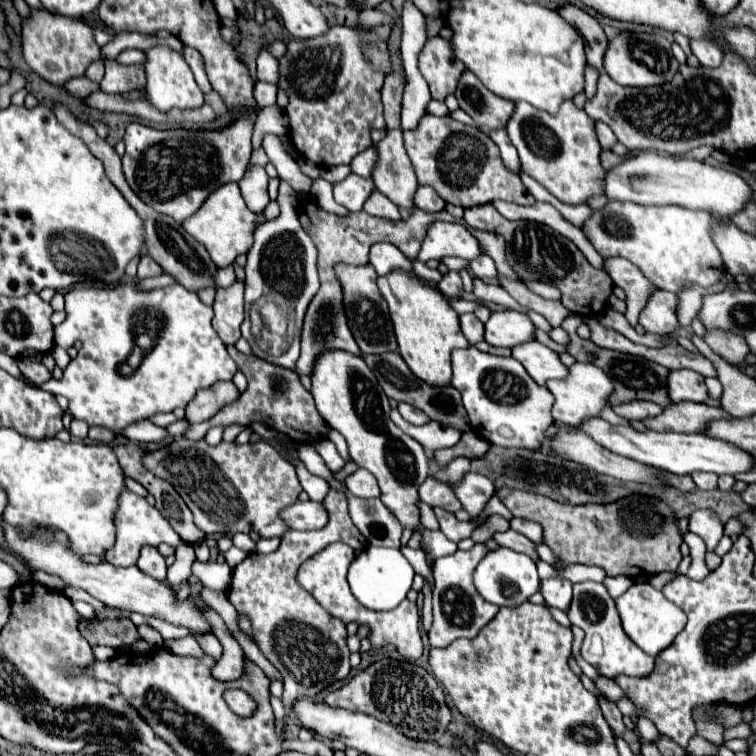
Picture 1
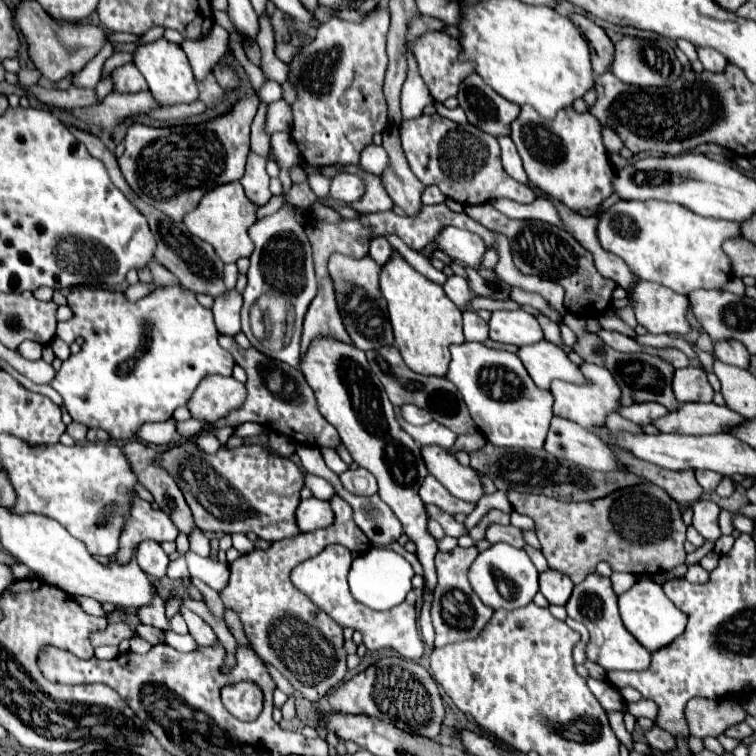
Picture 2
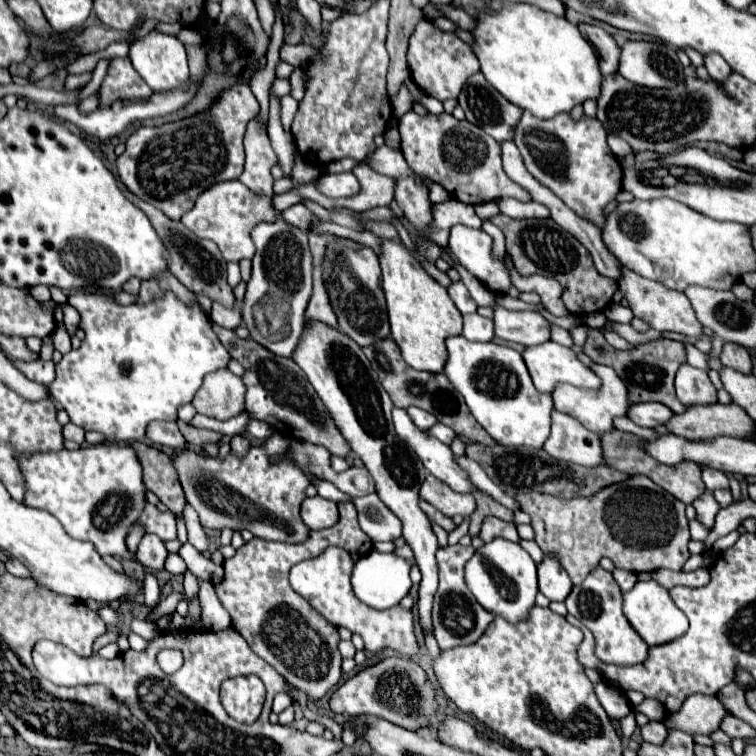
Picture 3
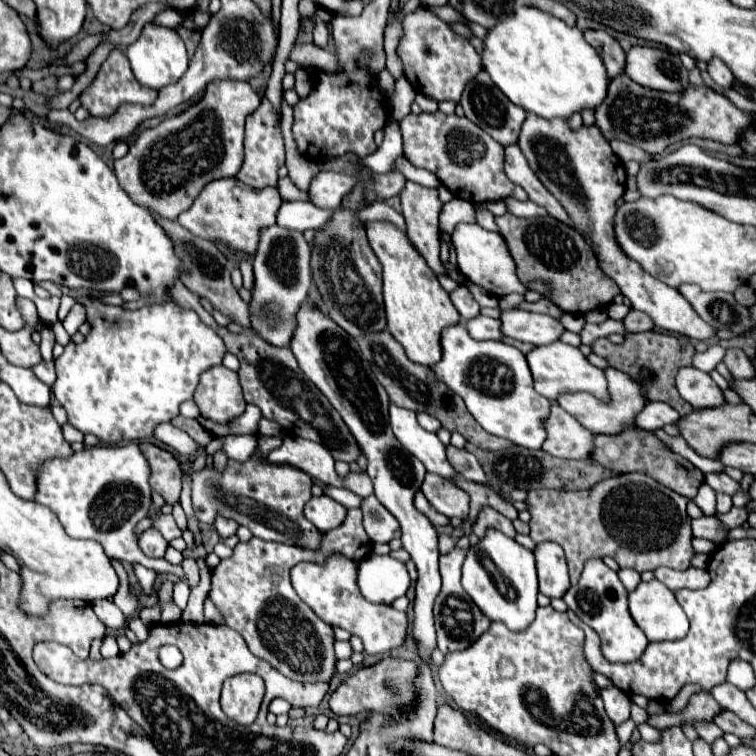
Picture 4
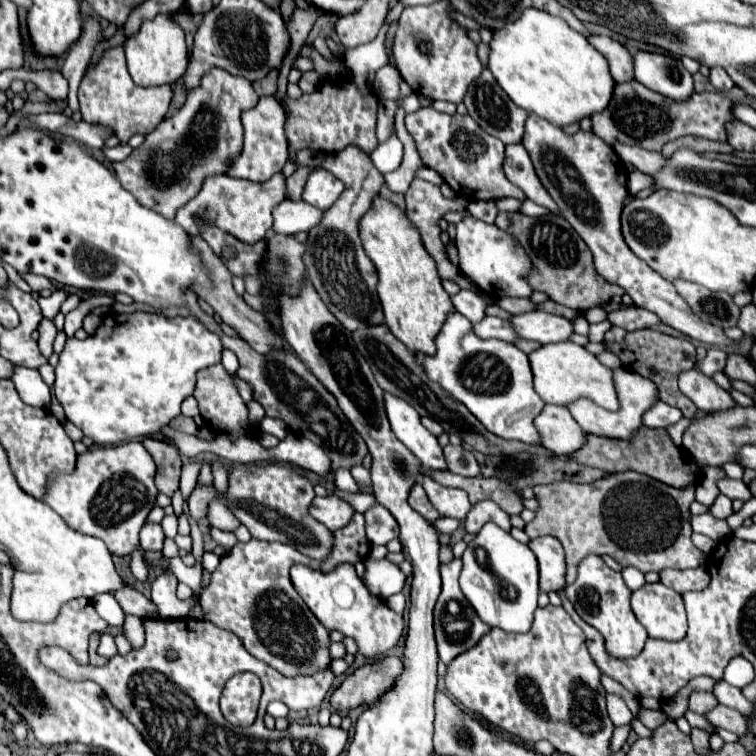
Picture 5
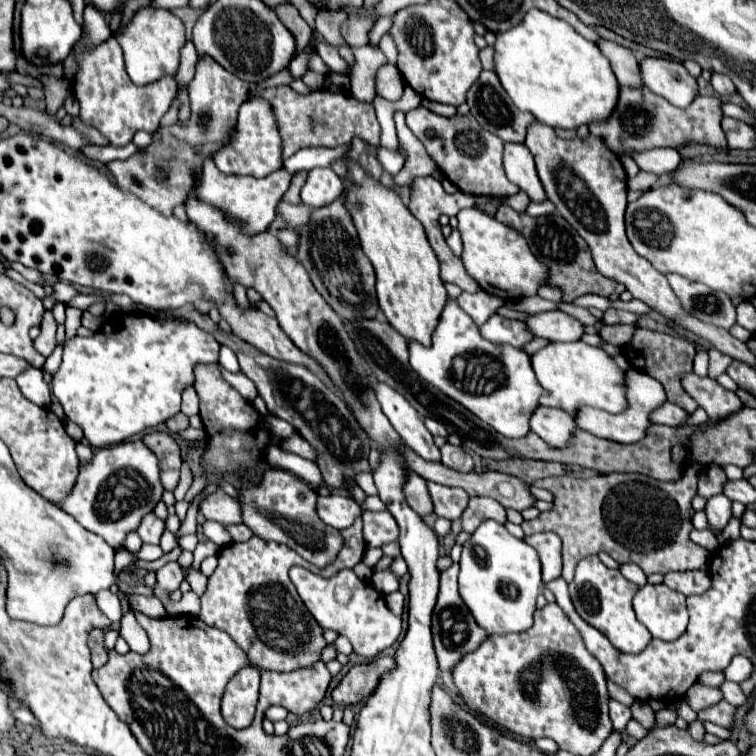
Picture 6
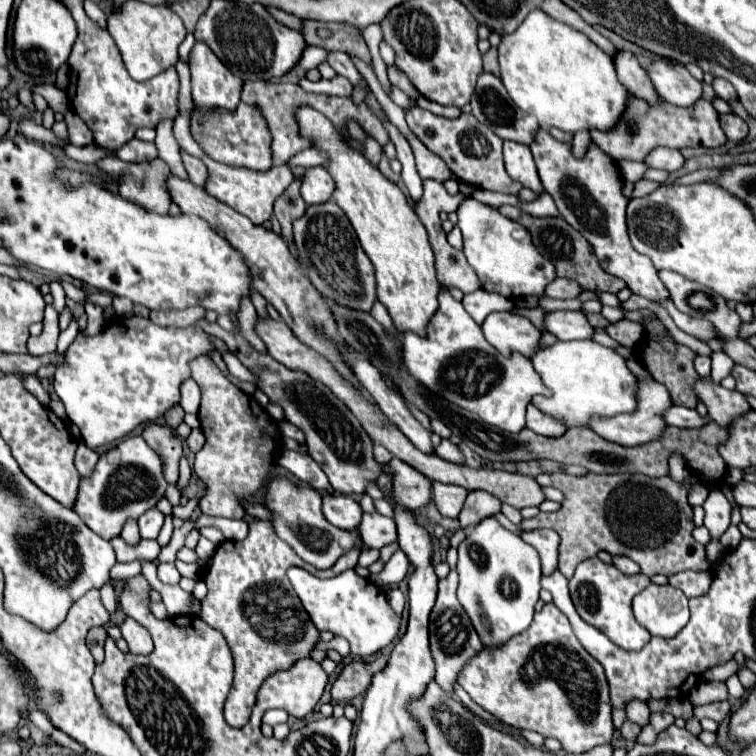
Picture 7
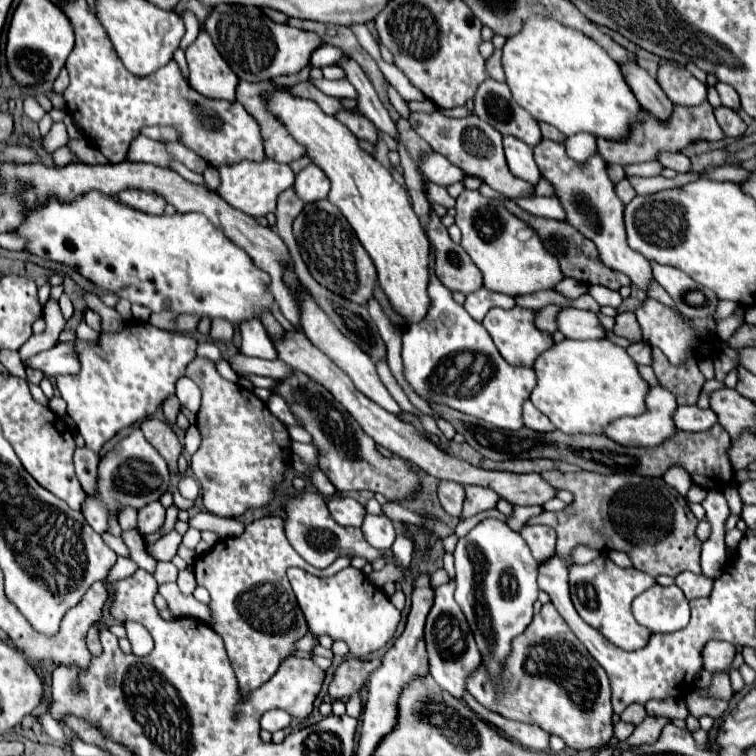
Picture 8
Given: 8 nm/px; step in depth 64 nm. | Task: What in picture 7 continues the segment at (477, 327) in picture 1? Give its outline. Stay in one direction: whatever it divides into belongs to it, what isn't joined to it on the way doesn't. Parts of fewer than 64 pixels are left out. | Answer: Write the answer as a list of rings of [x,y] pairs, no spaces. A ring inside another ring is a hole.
[[[492,312],[484,320],[482,330],[486,340],[504,356],[518,352],[530,358],[540,350],[540,330],[526,316],[516,312]]]

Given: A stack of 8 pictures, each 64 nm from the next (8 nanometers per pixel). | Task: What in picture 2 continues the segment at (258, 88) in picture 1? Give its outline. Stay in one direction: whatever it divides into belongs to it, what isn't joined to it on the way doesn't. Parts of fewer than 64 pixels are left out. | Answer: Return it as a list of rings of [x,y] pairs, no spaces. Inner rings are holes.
[[[274,80],[266,82],[266,84],[260,88],[260,98],[262,98],[264,102],[268,102],[268,104],[280,100],[280,98],[282,98],[282,86],[280,86],[278,82],[274,82]]]

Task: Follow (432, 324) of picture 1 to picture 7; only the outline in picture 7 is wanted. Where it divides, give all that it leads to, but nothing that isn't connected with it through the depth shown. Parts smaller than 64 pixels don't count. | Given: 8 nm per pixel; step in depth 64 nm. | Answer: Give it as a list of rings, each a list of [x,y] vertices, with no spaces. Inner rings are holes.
[[[300,106],[296,108],[294,118],[300,128],[300,136],[308,138],[316,150],[328,156],[326,170],[332,174],[336,184],[332,200],[348,216],[366,256],[376,268],[378,300],[388,308],[400,332],[412,330],[416,334],[424,334],[428,320],[438,308],[436,292],[440,290],[440,284],[434,274],[434,254],[418,214],[412,206],[408,206],[404,192],[360,150],[350,148],[348,140],[340,136],[340,130],[324,118],[324,114],[312,106]]]

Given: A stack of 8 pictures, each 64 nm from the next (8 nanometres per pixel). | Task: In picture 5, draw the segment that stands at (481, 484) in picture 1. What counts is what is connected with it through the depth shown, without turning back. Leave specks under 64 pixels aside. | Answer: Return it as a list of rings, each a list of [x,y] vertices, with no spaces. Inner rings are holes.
[[[384,392],[384,406],[394,434],[404,442],[404,446],[422,462],[426,468],[444,470],[446,462],[442,456],[442,448],[420,422],[420,414],[400,396]]]

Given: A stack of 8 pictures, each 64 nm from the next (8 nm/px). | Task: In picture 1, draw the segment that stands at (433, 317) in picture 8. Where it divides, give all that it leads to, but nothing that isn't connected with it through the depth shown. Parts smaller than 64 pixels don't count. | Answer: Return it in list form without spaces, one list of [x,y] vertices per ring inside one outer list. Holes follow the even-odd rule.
[[[476,346],[454,350],[452,386],[462,394],[472,430],[490,444],[502,448],[542,448],[546,430],[554,424],[550,414],[554,400],[546,388],[532,384],[532,378],[516,358],[480,352]]]

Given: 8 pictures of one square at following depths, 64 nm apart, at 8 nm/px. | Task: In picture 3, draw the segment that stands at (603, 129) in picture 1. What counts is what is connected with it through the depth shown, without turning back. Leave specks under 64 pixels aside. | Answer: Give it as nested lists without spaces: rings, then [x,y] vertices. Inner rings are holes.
[[[608,136],[608,146],[612,148],[612,152],[618,156],[618,158],[626,158],[628,154],[634,154],[634,150],[632,150],[632,146],[628,146],[628,142],[624,142],[624,140],[620,140],[618,136]]]

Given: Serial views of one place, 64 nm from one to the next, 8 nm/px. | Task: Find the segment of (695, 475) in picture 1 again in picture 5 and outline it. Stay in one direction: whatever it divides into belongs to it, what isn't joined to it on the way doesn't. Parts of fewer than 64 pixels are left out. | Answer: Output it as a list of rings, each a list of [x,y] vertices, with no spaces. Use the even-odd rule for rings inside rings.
[[[724,478],[724,480],[718,482],[718,488],[720,488],[720,492],[722,492],[724,496],[728,496],[730,500],[742,500],[742,502],[746,502],[746,500],[752,498],[750,488],[748,488],[742,480]]]

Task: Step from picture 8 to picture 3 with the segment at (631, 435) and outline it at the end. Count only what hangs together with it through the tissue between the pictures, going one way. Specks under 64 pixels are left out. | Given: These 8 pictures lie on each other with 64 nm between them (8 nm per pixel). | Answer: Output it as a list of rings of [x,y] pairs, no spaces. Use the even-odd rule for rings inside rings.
[[[592,366],[592,370],[602,378],[602,388],[600,392],[590,392],[590,390],[582,390],[582,388],[572,388],[568,384],[560,384],[560,388],[556,388],[556,392],[552,394],[554,398],[554,408],[570,414],[572,418],[576,418],[582,426],[586,426],[596,434],[612,432],[614,429],[614,418],[618,416],[626,416],[630,410],[630,396],[628,396],[628,386],[624,384],[624,380],[608,366]]]

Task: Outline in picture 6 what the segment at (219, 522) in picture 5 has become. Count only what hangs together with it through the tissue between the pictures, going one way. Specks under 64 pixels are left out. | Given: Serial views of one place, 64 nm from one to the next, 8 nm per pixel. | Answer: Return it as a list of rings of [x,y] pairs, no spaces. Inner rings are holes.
[[[218,488],[200,504],[200,512],[204,514],[206,520],[216,520],[220,524],[236,524],[242,520],[238,500],[228,496],[222,488]]]

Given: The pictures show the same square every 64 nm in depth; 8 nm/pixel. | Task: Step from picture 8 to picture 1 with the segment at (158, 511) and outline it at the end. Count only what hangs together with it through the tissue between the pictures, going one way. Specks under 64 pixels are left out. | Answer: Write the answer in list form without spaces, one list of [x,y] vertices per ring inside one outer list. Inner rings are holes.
[[[144,546],[142,550],[140,550],[140,558],[138,558],[138,568],[144,572],[144,574],[148,574],[148,576],[152,576],[152,578],[156,578],[156,580],[166,580],[166,560],[164,560],[164,556],[158,552],[158,548],[154,548],[154,546]]]

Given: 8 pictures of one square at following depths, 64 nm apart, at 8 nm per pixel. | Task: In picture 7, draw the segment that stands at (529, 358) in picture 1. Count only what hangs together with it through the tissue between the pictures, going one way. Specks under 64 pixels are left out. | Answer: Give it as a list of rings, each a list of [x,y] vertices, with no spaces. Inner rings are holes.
[[[594,340],[556,342],[538,350],[532,356],[532,364],[544,386],[552,392],[552,396],[534,396],[532,404],[562,422],[566,428],[590,428],[592,416],[610,418],[638,408],[638,378],[626,366],[626,358],[614,348],[602,346]]]

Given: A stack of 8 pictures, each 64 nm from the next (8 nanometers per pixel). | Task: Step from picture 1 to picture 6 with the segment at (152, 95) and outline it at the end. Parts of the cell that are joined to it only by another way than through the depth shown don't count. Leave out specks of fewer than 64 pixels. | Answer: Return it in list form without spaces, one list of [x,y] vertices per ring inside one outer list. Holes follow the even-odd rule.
[[[140,8],[130,22],[120,24],[118,30],[112,34],[120,48],[124,50],[126,72],[134,84],[150,84],[166,74],[176,74],[180,66],[180,48],[186,44],[184,24],[178,16],[164,8]]]

